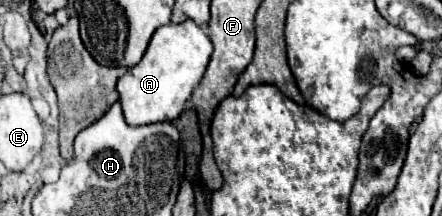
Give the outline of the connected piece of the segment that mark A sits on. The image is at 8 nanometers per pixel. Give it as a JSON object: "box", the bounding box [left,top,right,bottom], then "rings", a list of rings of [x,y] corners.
{"box":[118,20,212,126],"rings":[[[194,20],[160,26],[154,32],[144,58],[118,80],[118,94],[126,122],[130,126],[142,126],[176,120],[192,90],[200,84],[212,50],[212,40],[198,24],[194,24]]]}

